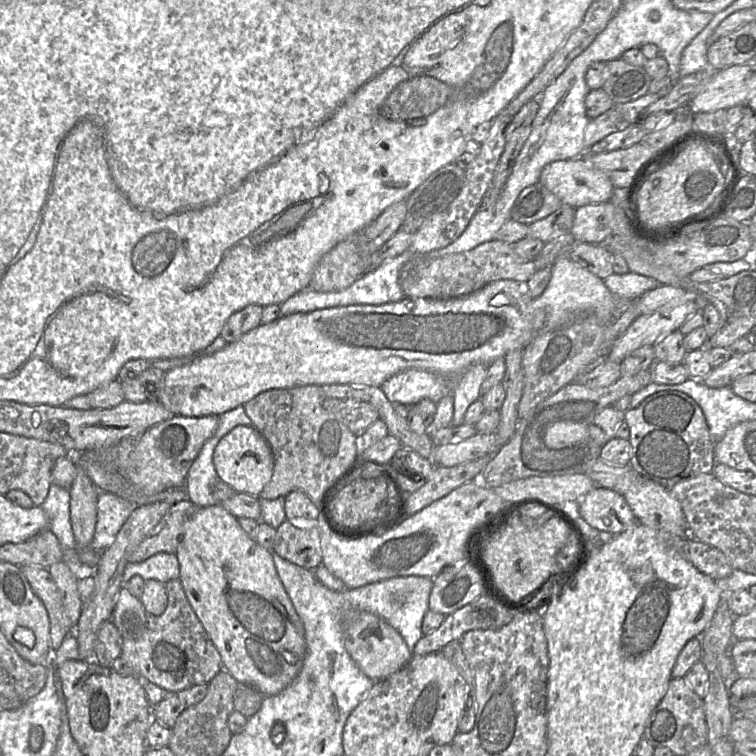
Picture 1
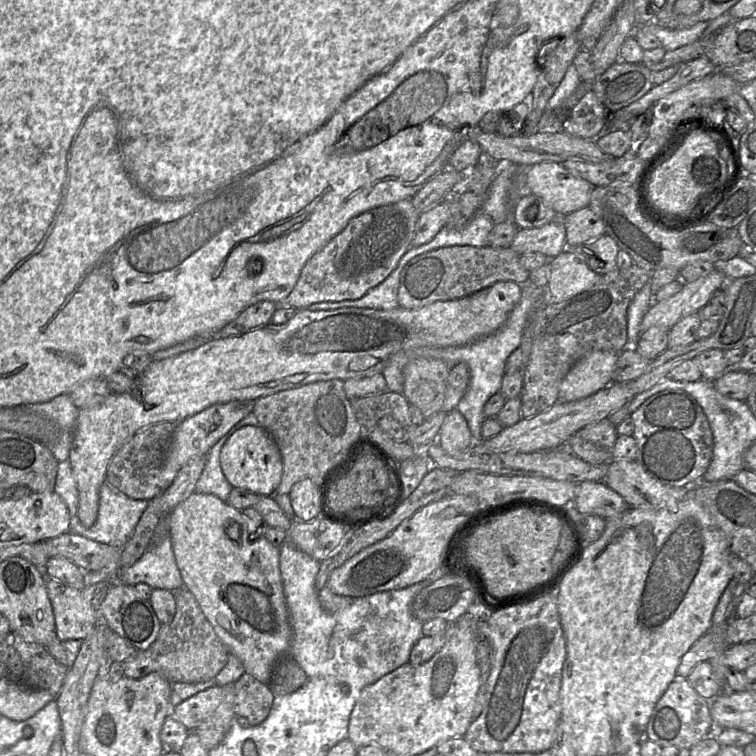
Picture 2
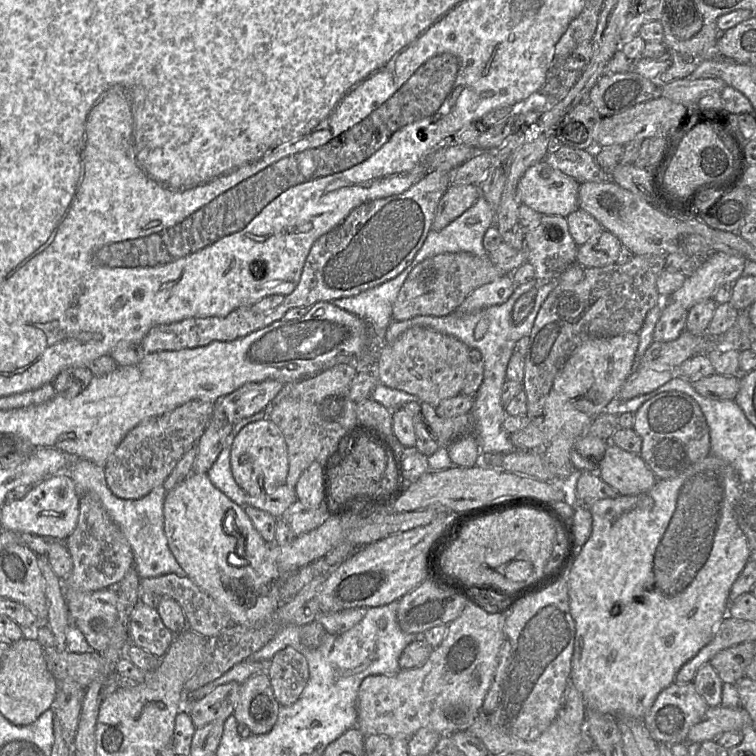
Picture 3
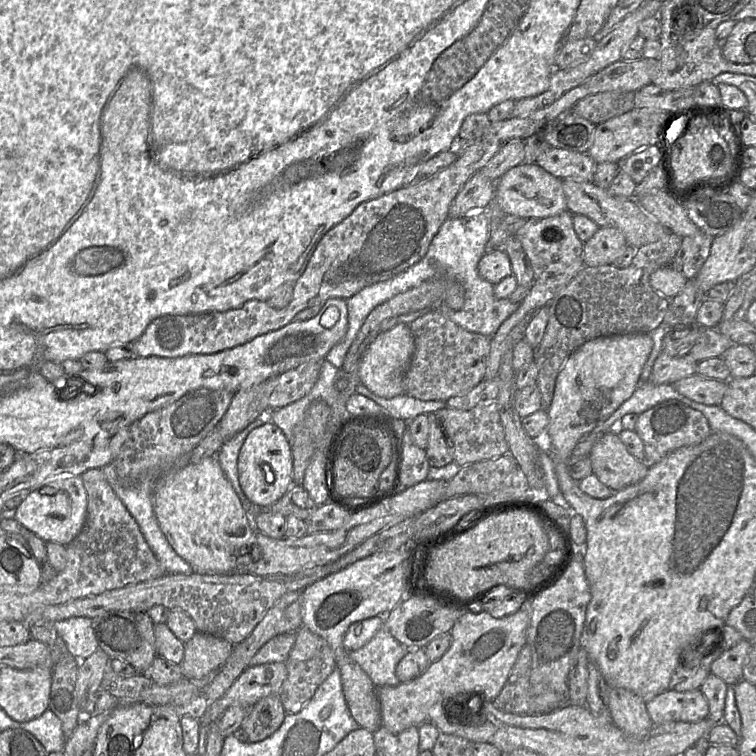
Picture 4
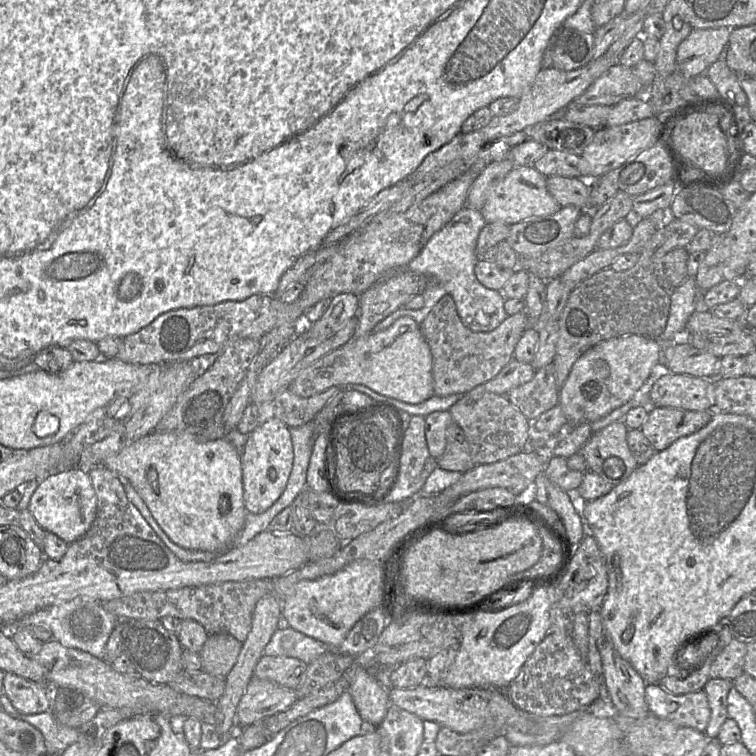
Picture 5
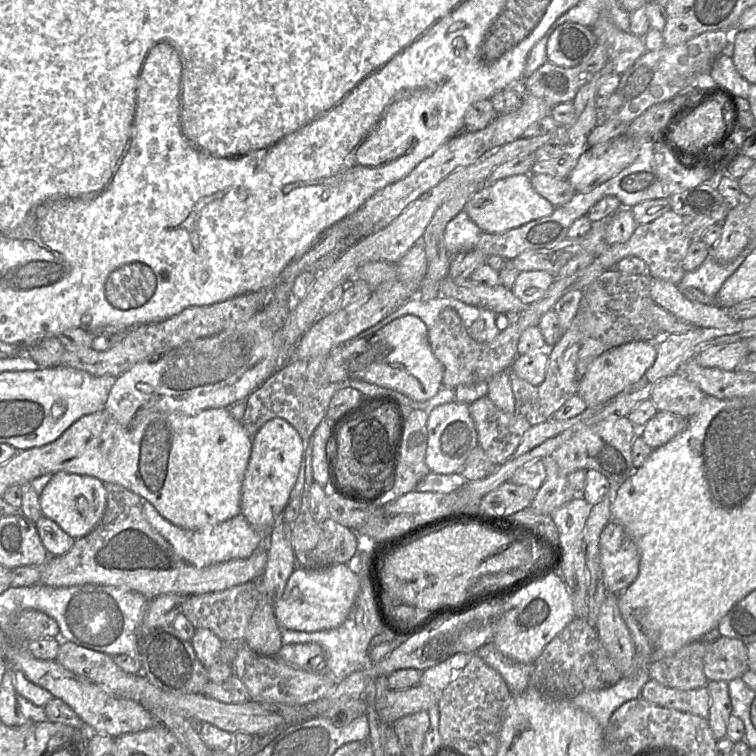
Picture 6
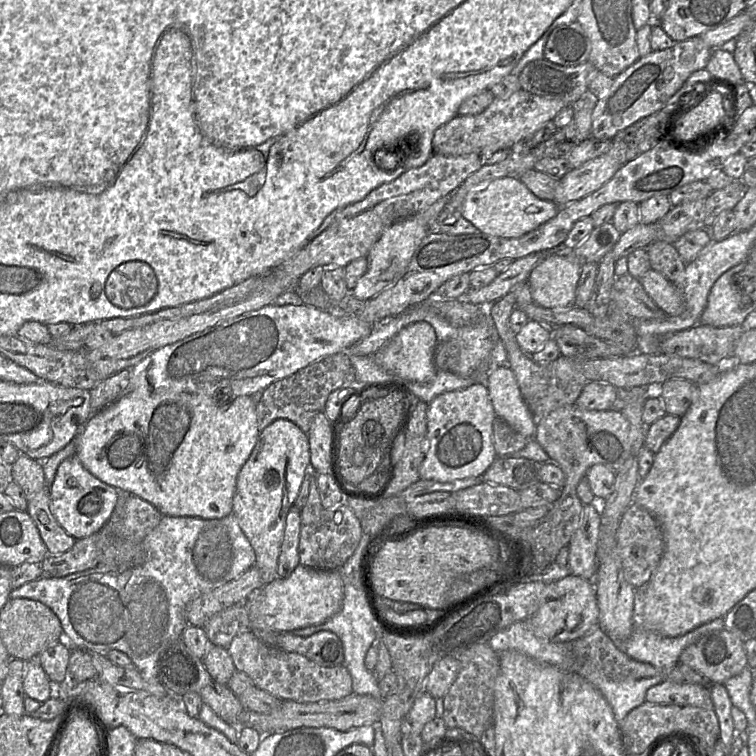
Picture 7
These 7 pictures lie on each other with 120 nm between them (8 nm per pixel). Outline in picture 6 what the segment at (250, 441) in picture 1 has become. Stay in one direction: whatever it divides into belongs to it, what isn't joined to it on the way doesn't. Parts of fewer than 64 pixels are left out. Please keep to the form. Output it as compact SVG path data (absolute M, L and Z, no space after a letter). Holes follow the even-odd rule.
M283 418L267 421L252 437L251 455L241 490L241 513L261 536L261 546L267 551L278 517L289 502L303 458L303 439L296 428Z

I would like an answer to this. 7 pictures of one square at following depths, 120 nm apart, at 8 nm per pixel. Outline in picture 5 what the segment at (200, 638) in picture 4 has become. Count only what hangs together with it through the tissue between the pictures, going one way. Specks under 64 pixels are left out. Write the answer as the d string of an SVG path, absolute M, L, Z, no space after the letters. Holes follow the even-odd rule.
M212 634L198 653L204 673L226 678L233 669L242 644L227 634Z

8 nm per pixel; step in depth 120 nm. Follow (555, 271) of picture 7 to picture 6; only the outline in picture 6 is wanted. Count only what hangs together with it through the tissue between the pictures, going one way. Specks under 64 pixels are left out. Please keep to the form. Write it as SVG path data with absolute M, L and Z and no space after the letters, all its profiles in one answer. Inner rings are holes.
M523 271L510 291L523 303L531 304L545 297L554 280L555 277L546 271Z

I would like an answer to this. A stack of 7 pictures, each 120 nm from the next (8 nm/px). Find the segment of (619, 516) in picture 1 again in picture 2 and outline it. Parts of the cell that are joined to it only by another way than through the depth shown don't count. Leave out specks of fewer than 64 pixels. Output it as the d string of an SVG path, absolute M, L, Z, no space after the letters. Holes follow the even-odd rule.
M584 481L576 484L574 506L583 515L594 514L603 519L629 508L624 499L604 481Z

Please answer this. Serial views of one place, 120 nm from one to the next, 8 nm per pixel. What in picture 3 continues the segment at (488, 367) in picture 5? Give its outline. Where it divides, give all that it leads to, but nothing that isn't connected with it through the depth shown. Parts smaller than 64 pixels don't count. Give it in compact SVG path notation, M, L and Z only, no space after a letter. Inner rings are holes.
M412 327L393 343L384 343L379 350L375 376L379 383L417 396L422 402L436 407L441 401L461 392L469 352L470 348L453 336L423 327Z

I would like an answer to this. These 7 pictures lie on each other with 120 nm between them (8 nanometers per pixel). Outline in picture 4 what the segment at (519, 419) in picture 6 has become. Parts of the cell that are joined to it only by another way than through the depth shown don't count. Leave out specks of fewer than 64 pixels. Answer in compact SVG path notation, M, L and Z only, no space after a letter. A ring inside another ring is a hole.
M487 401L470 410L456 410L445 407L432 413L432 416L445 433L452 448L454 462L459 466L509 454L509 446L505 440L496 401Z

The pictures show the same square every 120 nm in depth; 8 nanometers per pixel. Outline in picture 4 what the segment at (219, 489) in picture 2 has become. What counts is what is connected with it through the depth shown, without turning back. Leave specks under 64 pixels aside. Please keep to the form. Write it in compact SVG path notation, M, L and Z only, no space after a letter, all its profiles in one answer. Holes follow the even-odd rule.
M269 413L262 414L234 437L225 441L216 456L222 471L238 495L243 508L250 514L254 511L254 507L257 506L250 502L241 489L238 477L238 456L248 434L267 421L270 421Z

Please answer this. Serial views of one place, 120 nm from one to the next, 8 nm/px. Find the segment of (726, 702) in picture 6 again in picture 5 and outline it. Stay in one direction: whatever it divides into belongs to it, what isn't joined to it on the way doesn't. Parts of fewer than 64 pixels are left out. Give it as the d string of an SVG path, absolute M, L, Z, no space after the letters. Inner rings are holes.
M710 678L703 688L711 711L710 720L704 733L710 739L717 738L722 725L728 719L727 697L732 684L733 682L729 680Z

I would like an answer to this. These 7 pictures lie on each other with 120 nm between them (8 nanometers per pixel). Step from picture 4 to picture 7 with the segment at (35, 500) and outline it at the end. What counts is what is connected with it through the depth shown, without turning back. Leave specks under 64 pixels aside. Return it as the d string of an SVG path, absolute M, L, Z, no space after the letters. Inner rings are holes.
M73 455L65 458L58 466L49 494L53 516L69 535L78 540L98 532L104 526L114 511L121 492L91 474Z

